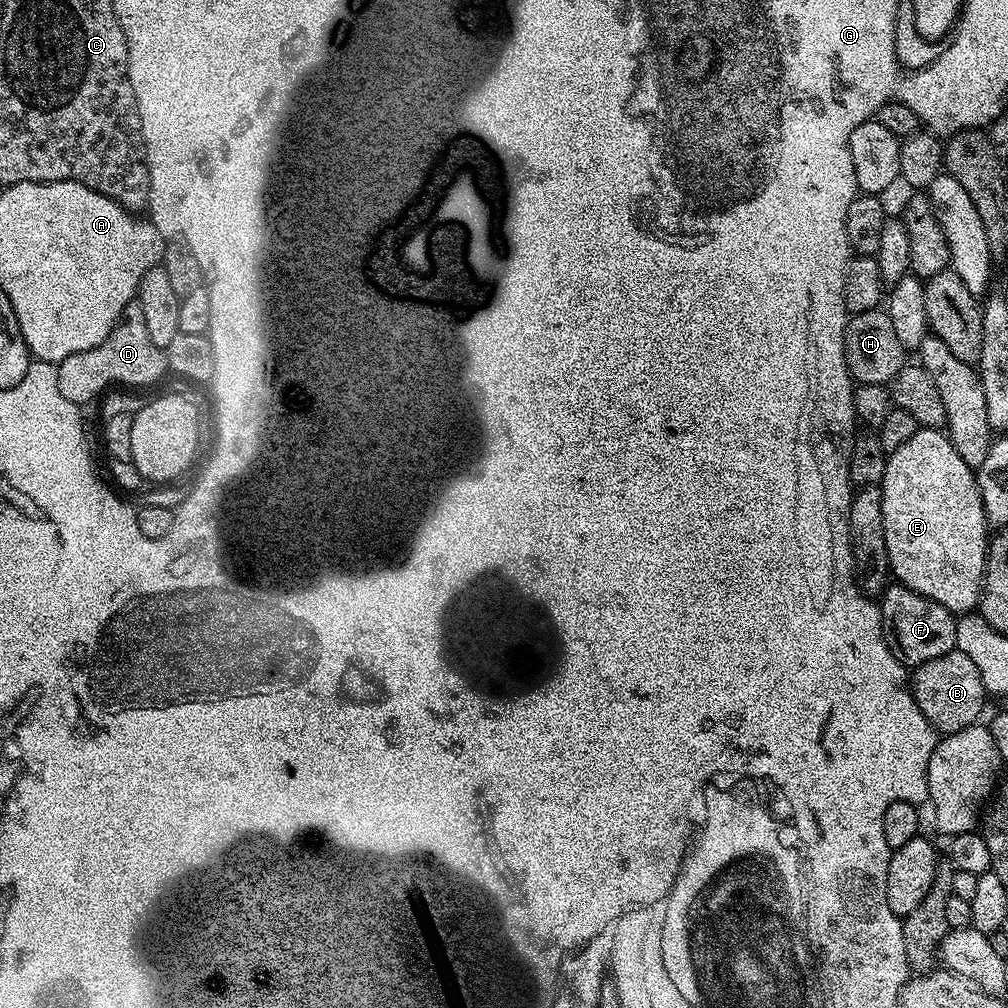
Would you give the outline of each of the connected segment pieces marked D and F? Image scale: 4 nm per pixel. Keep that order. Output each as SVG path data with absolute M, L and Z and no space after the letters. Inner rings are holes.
M138 303L126 305L120 320L110 330L110 334L100 345L81 353L70 354L58 364L58 390L65 398L70 398L77 406L84 406L103 388L111 389L111 384L152 384L155 380L165 379L165 349L154 346L150 334L146 331L146 321L142 315L142 306Z
M899 582L889 583L878 600L884 641L906 666L917 666L942 658L948 651L956 650L957 617L946 606L910 590Z

